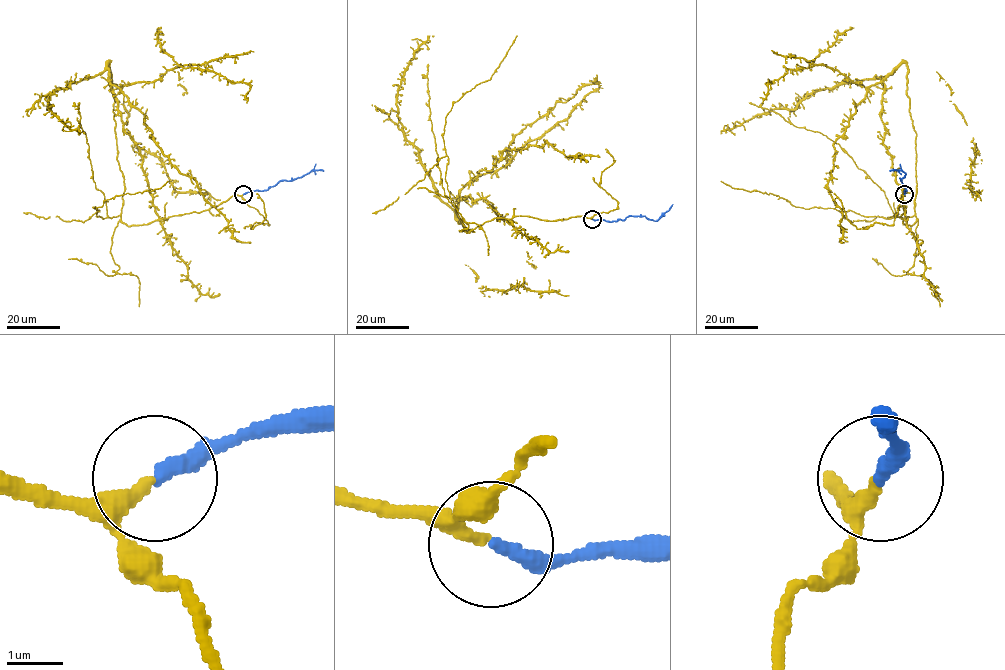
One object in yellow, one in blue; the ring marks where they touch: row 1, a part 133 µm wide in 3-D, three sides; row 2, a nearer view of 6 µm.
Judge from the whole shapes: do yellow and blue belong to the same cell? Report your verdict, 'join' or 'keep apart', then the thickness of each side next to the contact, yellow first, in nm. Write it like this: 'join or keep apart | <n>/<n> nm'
join | 180/280 nm

